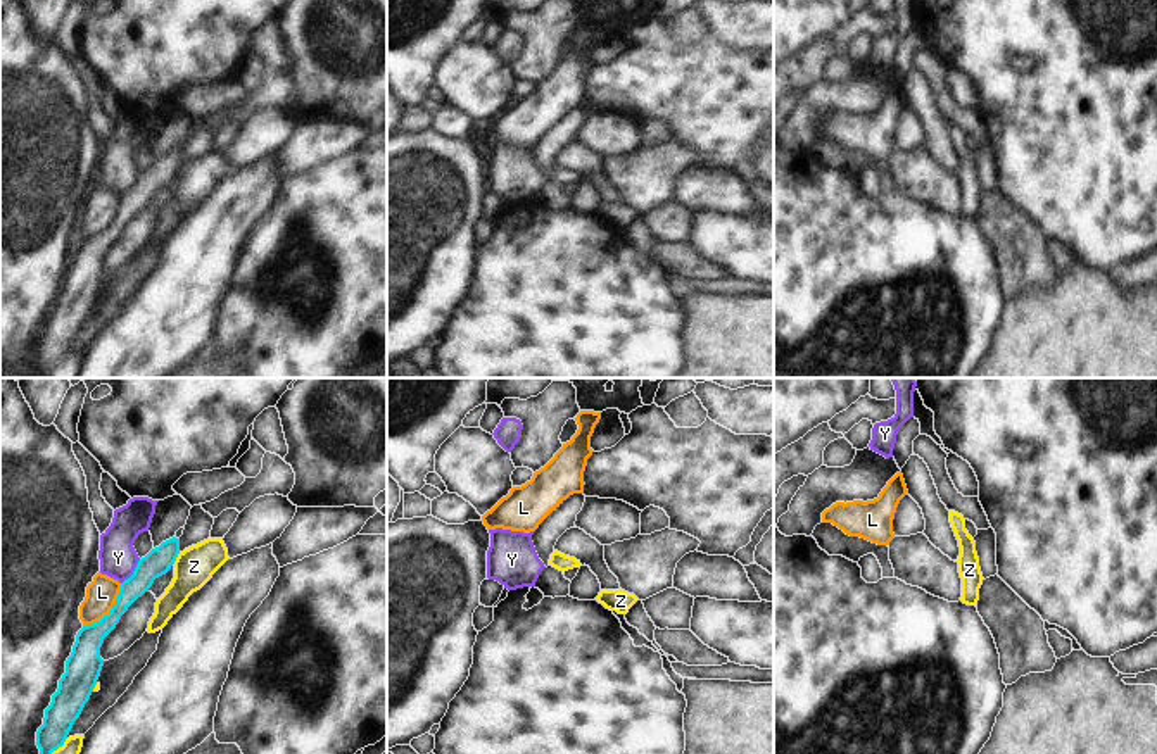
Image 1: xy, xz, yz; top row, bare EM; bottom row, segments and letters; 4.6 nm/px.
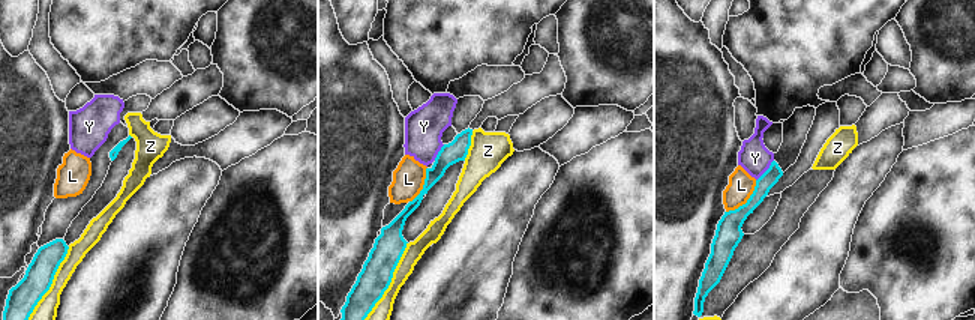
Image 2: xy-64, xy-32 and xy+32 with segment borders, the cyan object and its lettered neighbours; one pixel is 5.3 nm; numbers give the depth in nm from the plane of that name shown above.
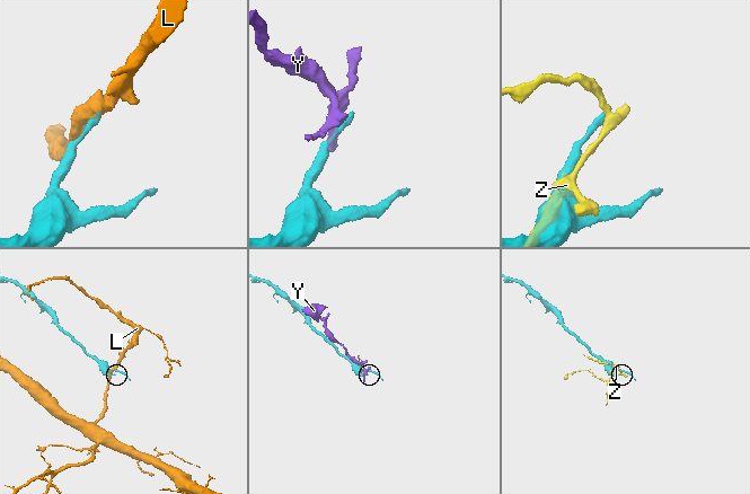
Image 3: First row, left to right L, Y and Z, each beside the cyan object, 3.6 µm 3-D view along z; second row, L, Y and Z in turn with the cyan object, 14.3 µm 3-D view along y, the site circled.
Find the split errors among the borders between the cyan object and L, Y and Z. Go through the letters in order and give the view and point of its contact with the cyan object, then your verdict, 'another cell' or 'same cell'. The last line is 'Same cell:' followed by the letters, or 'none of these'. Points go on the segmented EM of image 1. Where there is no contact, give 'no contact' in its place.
L: meets cyan in xy at (111, 611); another cell
Y: meets cyan in xy at (133, 571); another cell
Z: meets cyan in xy at (177, 556); another cell
Same cell: none of these

